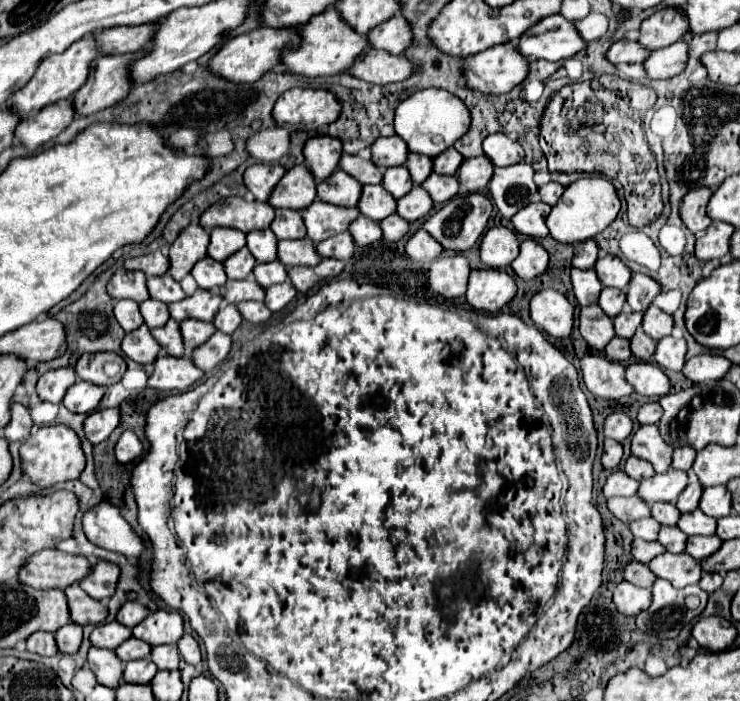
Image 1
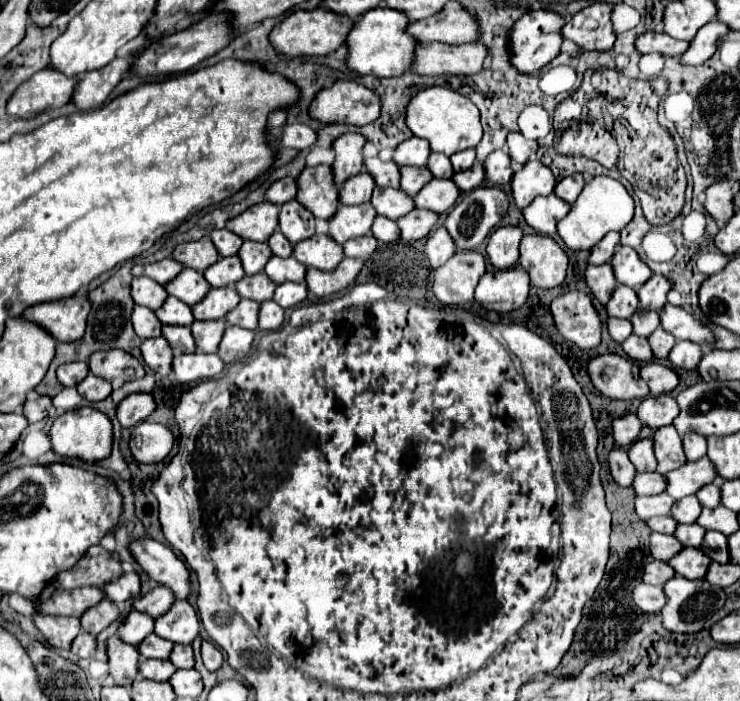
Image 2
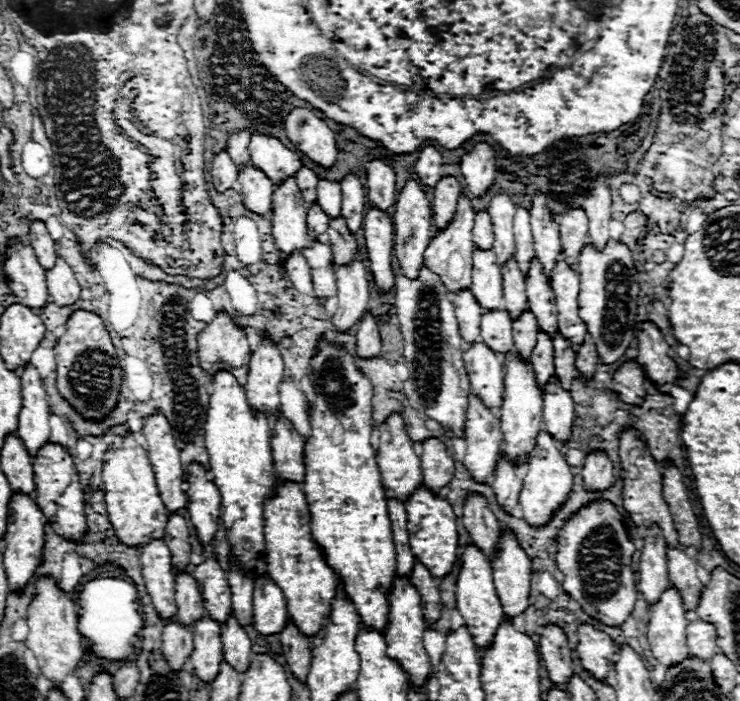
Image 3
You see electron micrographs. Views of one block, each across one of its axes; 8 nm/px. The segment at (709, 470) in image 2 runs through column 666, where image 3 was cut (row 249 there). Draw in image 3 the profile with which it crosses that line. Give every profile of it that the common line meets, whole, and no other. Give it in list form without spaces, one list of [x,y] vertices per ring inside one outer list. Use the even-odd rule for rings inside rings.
[[[492,248],[472,252],[472,294],[484,310],[492,310],[496,306],[504,306],[502,298],[502,274],[496,262],[496,252]]]

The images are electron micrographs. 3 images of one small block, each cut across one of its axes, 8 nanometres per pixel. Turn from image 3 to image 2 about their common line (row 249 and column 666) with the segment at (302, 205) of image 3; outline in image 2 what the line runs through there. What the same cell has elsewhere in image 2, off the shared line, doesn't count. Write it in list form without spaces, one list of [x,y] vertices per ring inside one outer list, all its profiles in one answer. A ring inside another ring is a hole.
[[[654,274],[638,292],[640,308],[660,312],[666,306],[666,294],[670,292],[670,288],[672,288],[672,282],[666,276]]]

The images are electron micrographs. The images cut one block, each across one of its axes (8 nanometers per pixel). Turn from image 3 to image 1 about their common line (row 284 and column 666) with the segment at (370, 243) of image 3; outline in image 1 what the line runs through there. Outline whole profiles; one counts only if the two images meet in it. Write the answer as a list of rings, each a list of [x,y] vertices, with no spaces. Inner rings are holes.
[[[648,362],[630,364],[626,368],[626,380],[630,386],[634,386],[638,394],[650,398],[660,398],[670,390],[670,382],[666,374],[656,364],[648,364]]]

